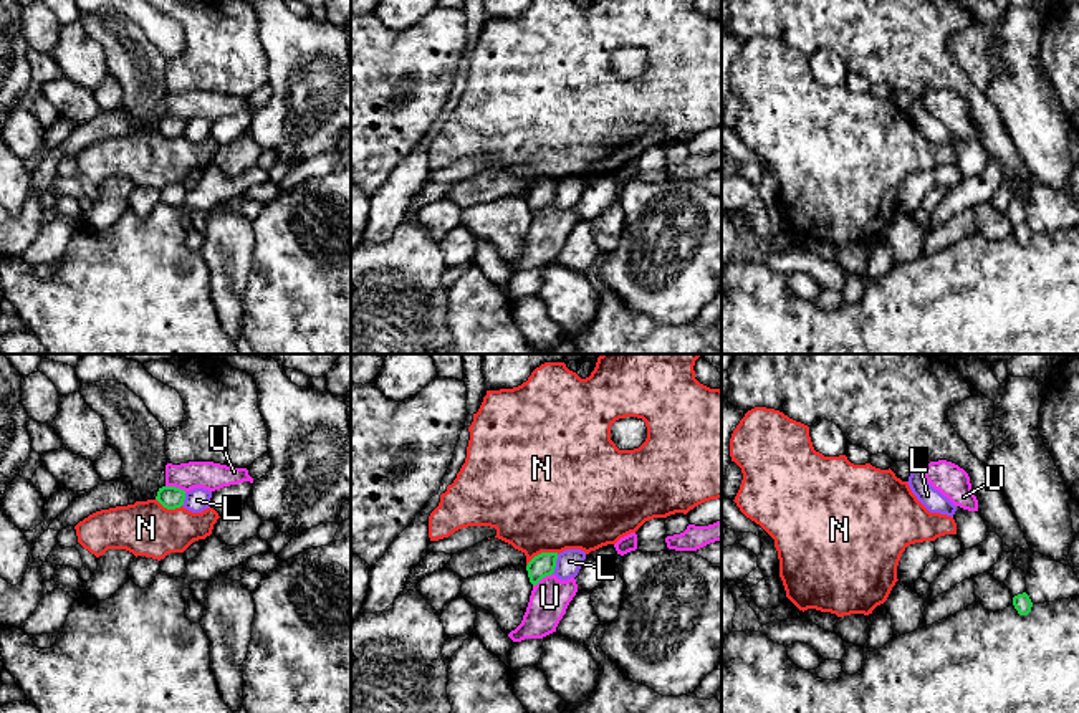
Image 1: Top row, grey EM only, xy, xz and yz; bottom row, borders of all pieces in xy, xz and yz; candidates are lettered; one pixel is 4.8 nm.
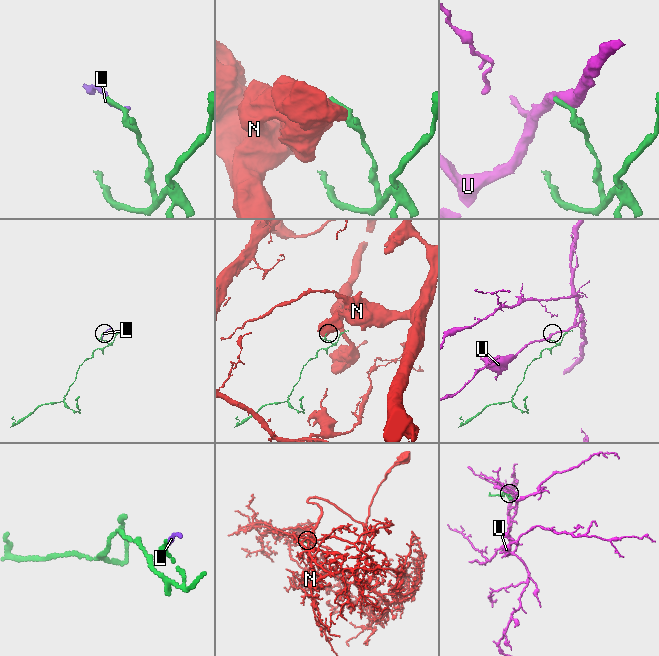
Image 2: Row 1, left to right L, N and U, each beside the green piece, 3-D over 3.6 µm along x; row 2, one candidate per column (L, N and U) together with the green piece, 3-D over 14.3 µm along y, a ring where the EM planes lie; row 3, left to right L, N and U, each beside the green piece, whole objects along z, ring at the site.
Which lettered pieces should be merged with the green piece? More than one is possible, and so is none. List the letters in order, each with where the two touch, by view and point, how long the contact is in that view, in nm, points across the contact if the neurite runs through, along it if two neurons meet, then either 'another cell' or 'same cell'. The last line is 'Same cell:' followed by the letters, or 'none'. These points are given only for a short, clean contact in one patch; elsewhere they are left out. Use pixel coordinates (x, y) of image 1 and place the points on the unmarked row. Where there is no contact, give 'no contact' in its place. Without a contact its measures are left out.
L: contact xz (555, 194); length 100 nm; border xz (558, 184), (551, 202); another cell
N: contact xz (541, 182); length 170 nm; border xz (558, 182), (538, 182), (527, 196); another cell
U: contact xy (174, 116); length 110 nm; border xy (166, 114), (174, 114), (186, 121); another cell
Same cell: none

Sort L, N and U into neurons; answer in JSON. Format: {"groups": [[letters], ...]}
{"groups": [["L"], ["N"], ["U"]]}

